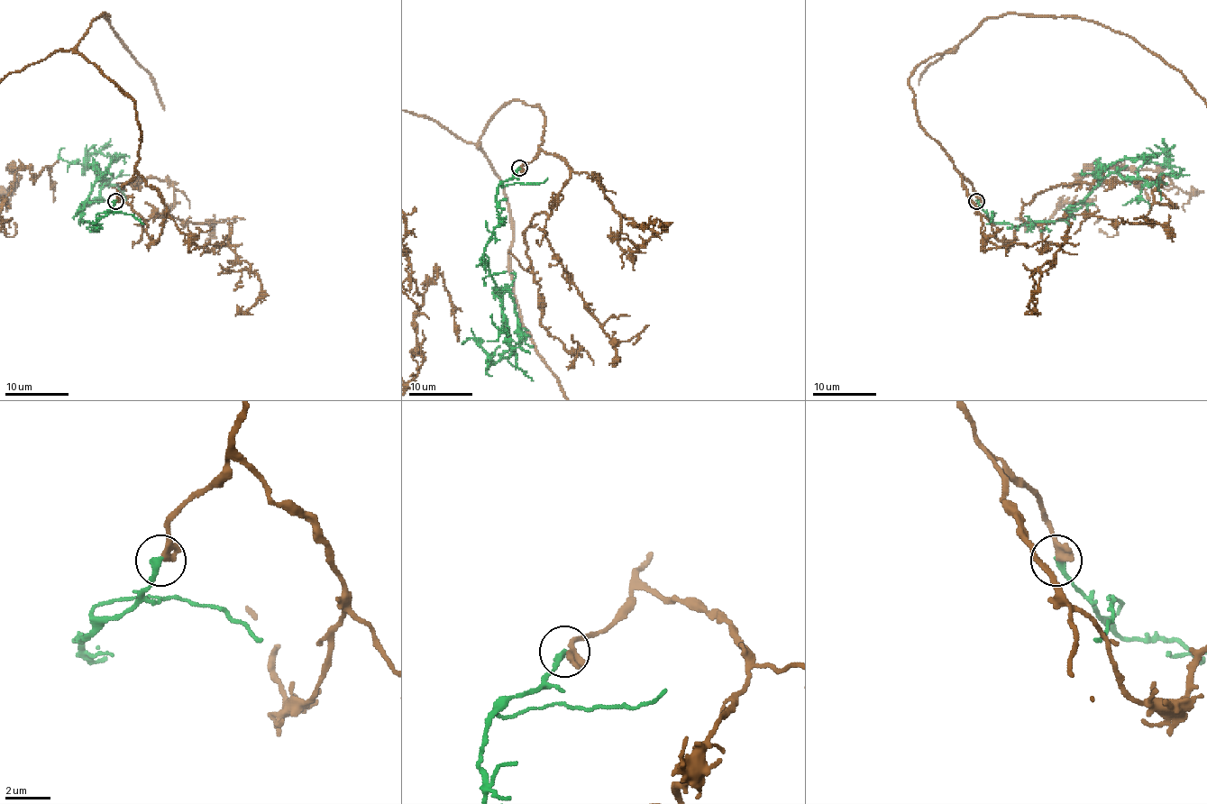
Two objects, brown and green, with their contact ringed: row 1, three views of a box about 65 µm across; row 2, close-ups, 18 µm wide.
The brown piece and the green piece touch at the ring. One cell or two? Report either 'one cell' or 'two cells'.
one cell

